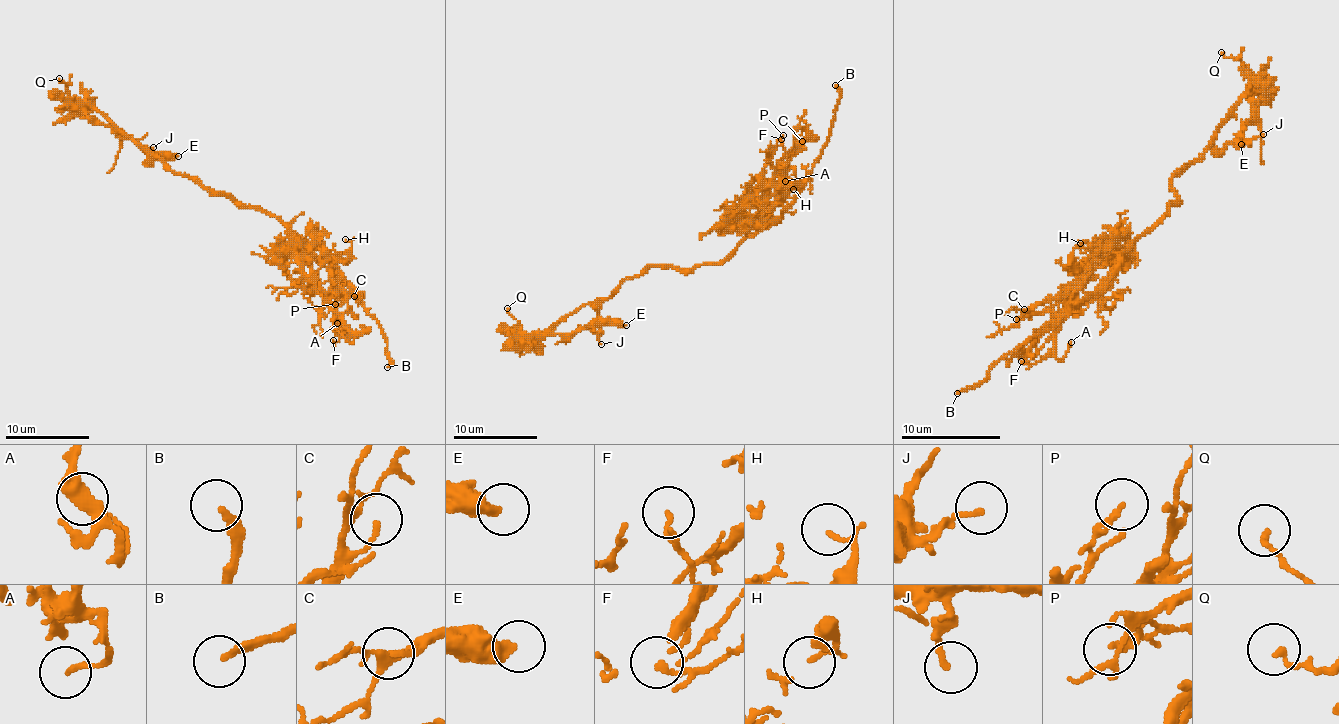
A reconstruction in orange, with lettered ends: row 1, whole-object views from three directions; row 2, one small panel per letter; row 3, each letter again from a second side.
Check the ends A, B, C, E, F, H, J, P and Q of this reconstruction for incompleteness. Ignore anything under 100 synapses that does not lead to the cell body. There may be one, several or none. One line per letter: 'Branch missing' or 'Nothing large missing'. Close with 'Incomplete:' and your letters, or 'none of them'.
A: Nothing large missing
B: Branch missing
C: Nothing large missing
E: Nothing large missing
F: Nothing large missing
H: Nothing large missing
J: Nothing large missing
P: Nothing large missing
Q: Nothing large missing
Incomplete: B

